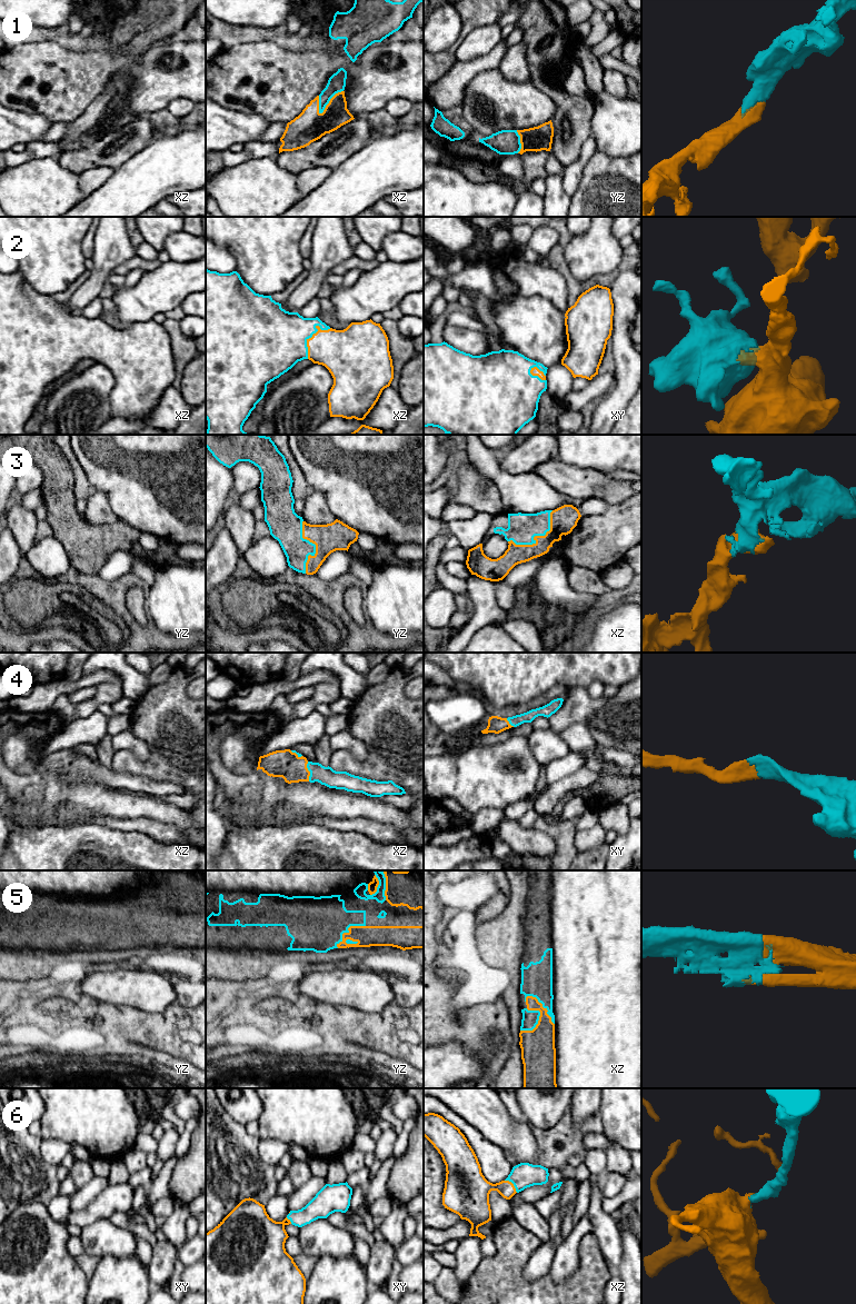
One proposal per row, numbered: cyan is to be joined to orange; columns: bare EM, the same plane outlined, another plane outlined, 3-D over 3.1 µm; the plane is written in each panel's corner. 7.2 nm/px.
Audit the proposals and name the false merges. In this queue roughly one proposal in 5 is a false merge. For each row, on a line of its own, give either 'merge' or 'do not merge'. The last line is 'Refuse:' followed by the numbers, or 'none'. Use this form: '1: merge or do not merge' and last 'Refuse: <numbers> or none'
1: merge
2: merge
3: merge
4: merge
5: merge
6: merge
Refuse: none

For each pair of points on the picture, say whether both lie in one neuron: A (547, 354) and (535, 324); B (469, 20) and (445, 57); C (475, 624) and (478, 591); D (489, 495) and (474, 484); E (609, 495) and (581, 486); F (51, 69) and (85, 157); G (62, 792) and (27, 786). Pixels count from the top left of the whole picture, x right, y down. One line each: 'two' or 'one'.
A: one
B: one
C: one
D: one
E: one
F: two
G: one

